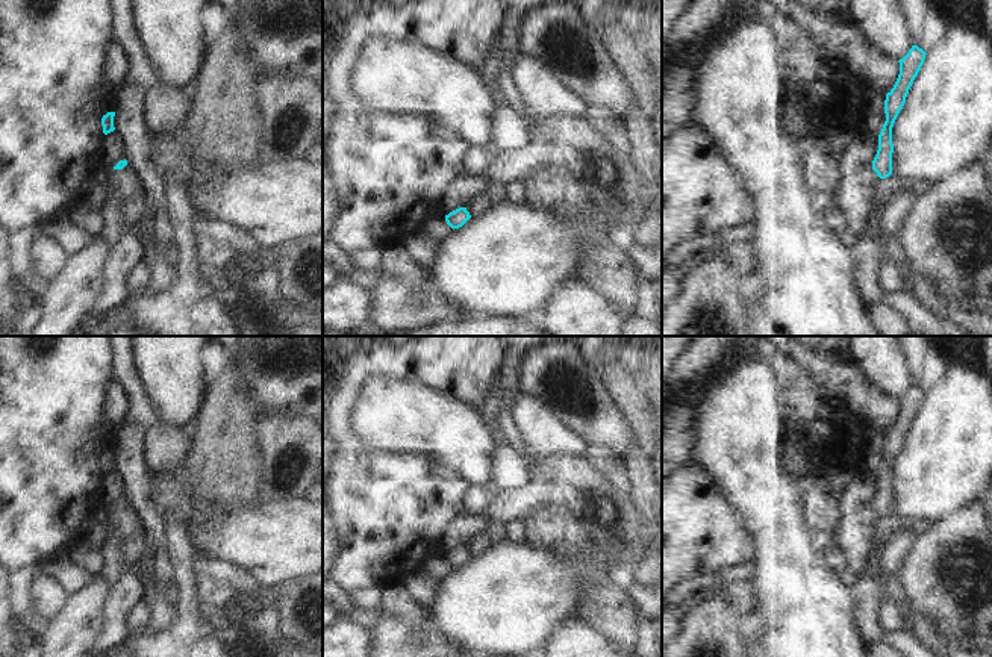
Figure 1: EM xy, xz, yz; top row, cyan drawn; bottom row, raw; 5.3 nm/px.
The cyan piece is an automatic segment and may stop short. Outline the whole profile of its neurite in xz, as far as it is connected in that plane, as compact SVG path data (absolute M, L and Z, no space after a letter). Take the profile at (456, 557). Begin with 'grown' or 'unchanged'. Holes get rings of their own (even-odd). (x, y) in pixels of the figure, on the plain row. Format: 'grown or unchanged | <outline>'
unchanged | M459 546L448 554L445 554L445 560L451 568L459 568L462 566L468 559L471 557L469 551L466 546Z

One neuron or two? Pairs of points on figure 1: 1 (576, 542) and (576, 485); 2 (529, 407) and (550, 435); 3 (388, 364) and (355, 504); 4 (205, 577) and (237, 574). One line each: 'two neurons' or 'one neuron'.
1: two neurons
2: one neuron
3: one neuron
4: one neuron

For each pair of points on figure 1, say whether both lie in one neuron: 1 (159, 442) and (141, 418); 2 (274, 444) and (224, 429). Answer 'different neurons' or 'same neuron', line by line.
1: different neurons
2: different neurons

